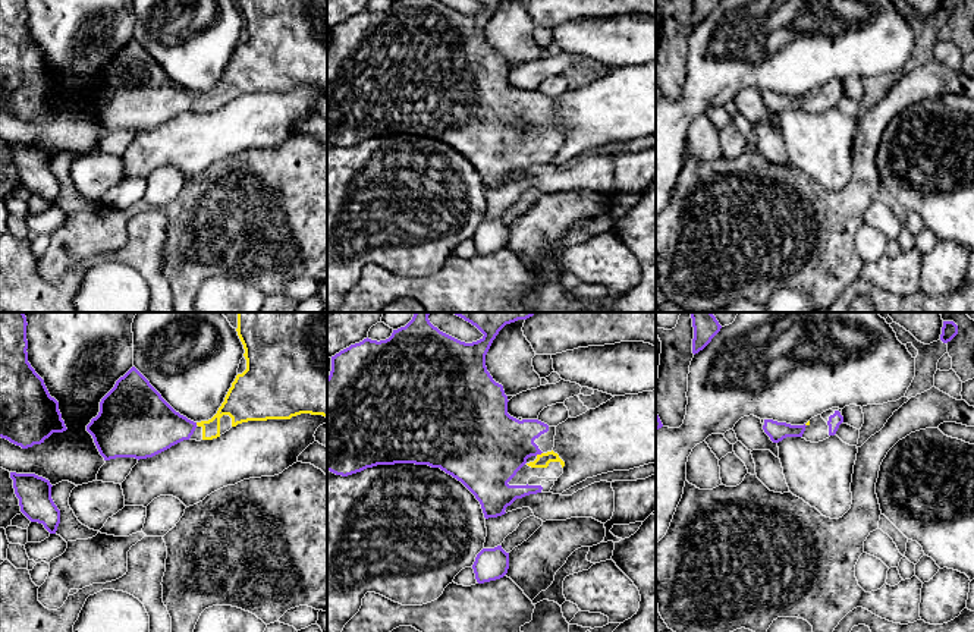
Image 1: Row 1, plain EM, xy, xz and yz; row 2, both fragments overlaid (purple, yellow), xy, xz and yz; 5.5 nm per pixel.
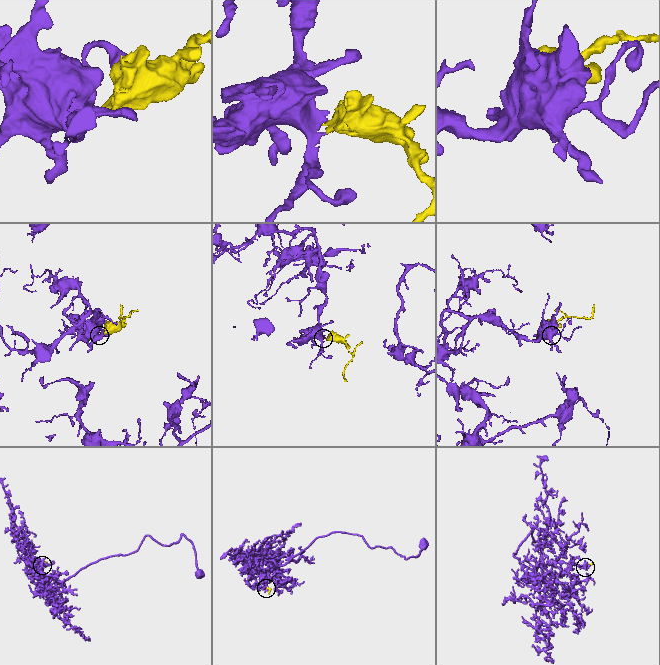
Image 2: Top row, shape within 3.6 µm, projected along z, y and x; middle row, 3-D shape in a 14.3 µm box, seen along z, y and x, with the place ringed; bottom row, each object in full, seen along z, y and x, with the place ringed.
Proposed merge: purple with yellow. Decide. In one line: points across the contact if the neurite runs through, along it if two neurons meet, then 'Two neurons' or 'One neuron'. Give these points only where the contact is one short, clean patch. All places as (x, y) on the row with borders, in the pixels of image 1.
One neuron

